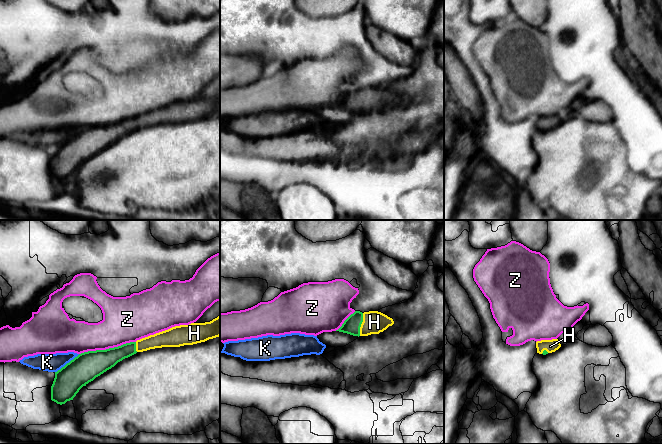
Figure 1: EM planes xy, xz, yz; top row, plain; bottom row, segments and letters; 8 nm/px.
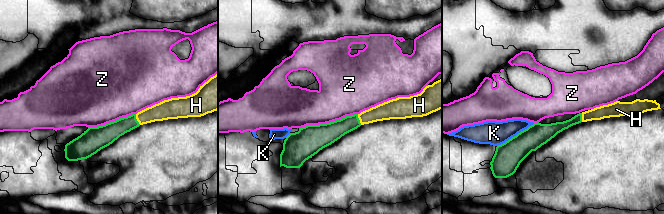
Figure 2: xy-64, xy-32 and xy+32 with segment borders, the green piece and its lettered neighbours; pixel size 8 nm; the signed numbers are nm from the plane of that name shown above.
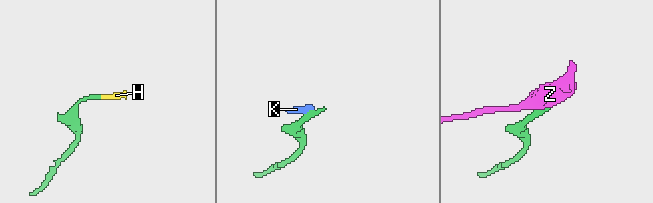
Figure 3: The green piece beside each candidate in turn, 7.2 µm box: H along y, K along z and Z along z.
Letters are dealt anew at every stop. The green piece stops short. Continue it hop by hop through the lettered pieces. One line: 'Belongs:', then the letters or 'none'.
Belongs: H

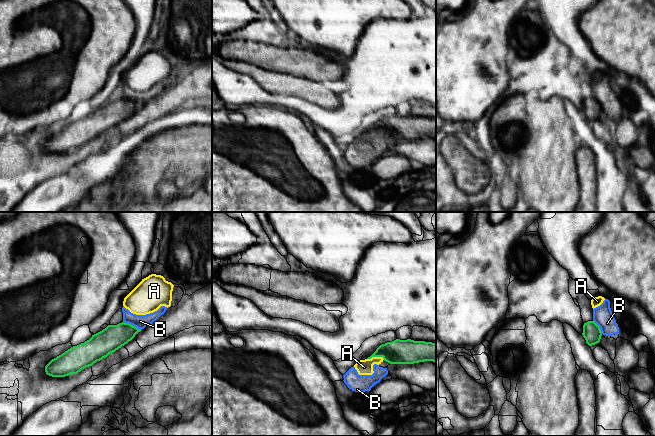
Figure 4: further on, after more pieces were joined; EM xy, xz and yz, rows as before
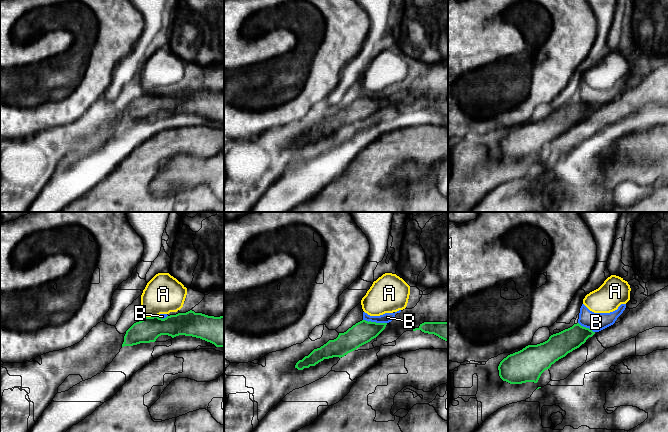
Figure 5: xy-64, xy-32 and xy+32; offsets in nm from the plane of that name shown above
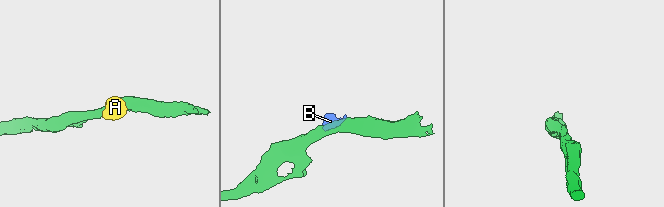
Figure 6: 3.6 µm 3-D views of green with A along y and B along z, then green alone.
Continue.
Belongs: none

